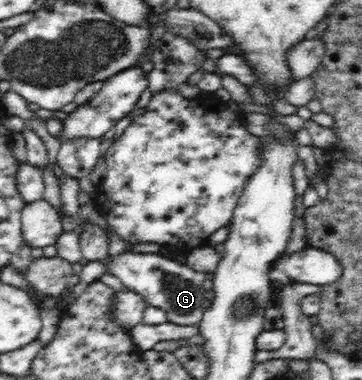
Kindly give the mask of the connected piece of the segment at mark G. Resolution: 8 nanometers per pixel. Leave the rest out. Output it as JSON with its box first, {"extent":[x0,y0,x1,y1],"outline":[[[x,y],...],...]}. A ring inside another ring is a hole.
{"extent":[70,252,211,325],"outline":[[[124,252],[105,263],[96,260],[83,267],[77,267],[80,282],[73,287],[70,296],[78,298],[93,281],[99,281],[105,271],[113,273],[127,290],[133,290],[143,296],[147,305],[163,309],[171,323],[197,325],[203,317],[203,312],[210,306],[211,273],[195,271],[193,267],[179,265],[167,257],[153,253]]]}

